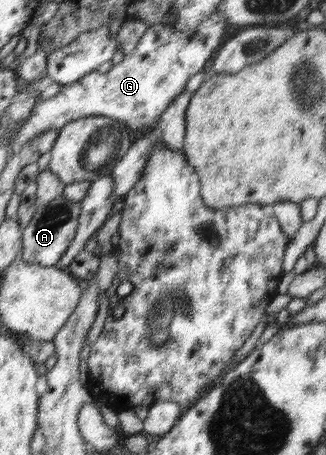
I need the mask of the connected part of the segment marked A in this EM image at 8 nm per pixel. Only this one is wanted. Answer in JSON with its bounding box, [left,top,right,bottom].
[19,195,81,266]

